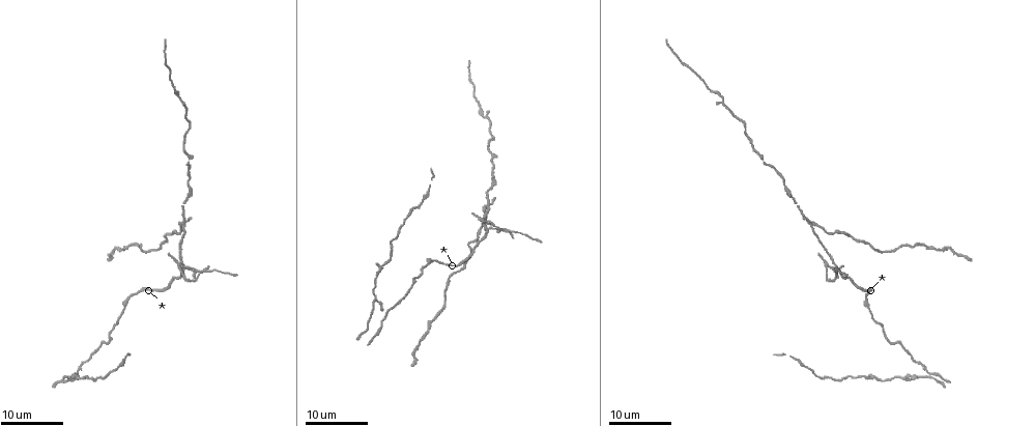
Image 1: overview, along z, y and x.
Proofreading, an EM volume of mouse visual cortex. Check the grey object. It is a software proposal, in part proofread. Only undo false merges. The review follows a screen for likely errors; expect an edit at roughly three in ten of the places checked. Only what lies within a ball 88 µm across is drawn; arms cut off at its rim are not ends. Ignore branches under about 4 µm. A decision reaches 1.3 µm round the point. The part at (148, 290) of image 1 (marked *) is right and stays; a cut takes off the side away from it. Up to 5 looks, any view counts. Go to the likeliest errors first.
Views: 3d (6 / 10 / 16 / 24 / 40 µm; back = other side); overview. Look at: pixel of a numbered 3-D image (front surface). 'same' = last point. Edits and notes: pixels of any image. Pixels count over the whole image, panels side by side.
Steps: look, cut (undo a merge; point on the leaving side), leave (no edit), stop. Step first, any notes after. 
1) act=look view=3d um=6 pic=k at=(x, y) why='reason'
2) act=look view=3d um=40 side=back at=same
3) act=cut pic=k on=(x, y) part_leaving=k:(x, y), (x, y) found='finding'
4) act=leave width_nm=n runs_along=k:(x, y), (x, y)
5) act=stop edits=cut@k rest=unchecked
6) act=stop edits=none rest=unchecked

act=look view=3d um=16 pic=1 at=(813, 225) why='four or more arms meet'

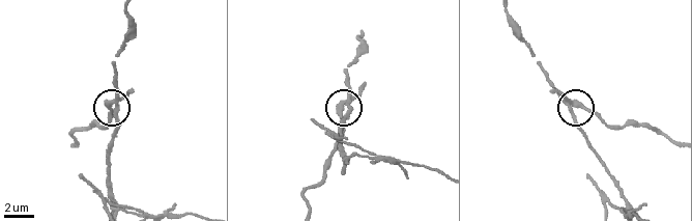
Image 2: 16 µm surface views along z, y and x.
act=look view=3d um=10 pic=2 at=(342, 104) why='zoom in'

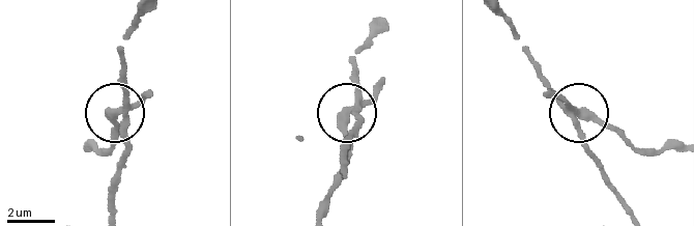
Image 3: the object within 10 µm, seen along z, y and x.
act=cut pic=3 on=(603, 121) width_nm=310 part_leaving=3:(571, 111), (604, 121), (639, 148), (652, 152), (675, 146) found='two neurons meet here'

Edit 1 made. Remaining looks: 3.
act=look view=overview

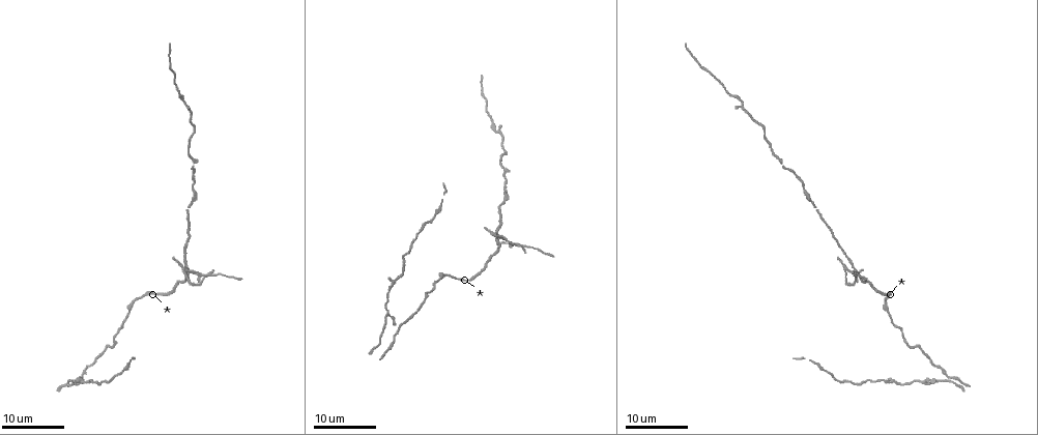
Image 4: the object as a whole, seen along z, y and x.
act=look view=3d um=16 pic=4 at=(919, 382) why='thick turns thin'

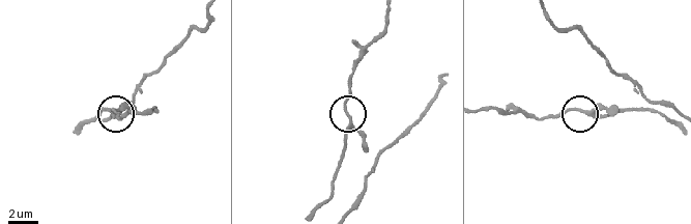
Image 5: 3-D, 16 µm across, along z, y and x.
act=look view=3d um=6 pic=5 at=(579, 110)

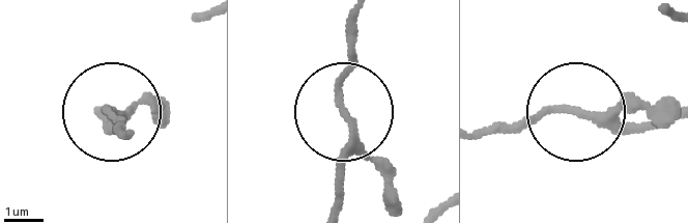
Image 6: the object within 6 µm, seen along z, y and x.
act=leave width_nm=170 runs_along=6:(334, 206), (353, 127), (343, 98), (353, 18) found='one neuron here'

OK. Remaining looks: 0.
act=stop edits=cut@3 rest=unchecked

